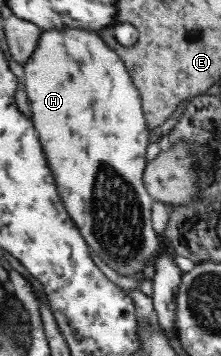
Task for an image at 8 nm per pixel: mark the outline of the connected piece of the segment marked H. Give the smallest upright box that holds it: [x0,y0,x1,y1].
[23,27,157,277]

